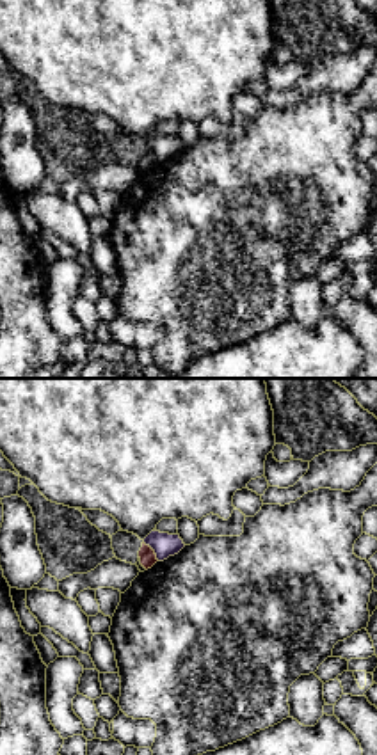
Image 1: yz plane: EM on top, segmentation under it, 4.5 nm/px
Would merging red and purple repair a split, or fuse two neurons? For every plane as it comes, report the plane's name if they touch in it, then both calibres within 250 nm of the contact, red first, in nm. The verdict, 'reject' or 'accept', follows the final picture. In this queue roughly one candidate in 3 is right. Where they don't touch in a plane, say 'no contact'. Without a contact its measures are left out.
meets red in yz; 80 nm thick on the red side, 110 nm on the other

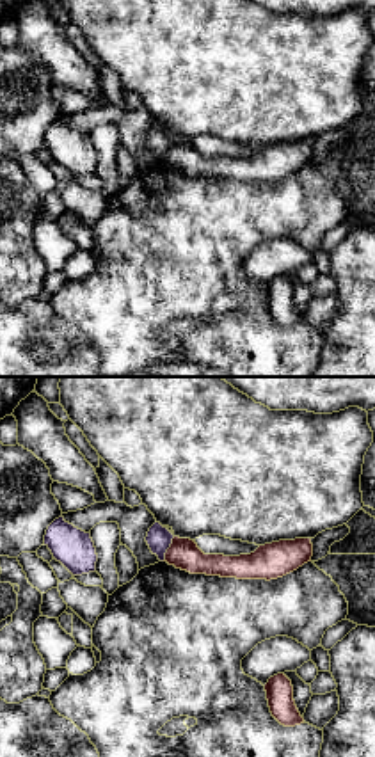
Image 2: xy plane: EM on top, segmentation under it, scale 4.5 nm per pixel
meets red in xy; 140 nm thick on the red side, 120 nm on the other

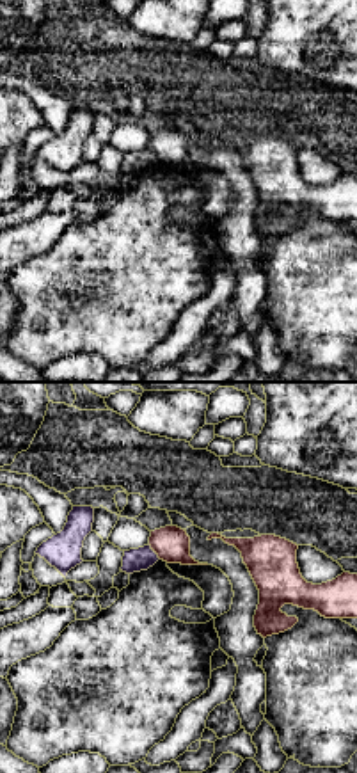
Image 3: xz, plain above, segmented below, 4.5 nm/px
meets red in xz; 160 nm thick on the red side, 110 nm on the other

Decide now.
reject

